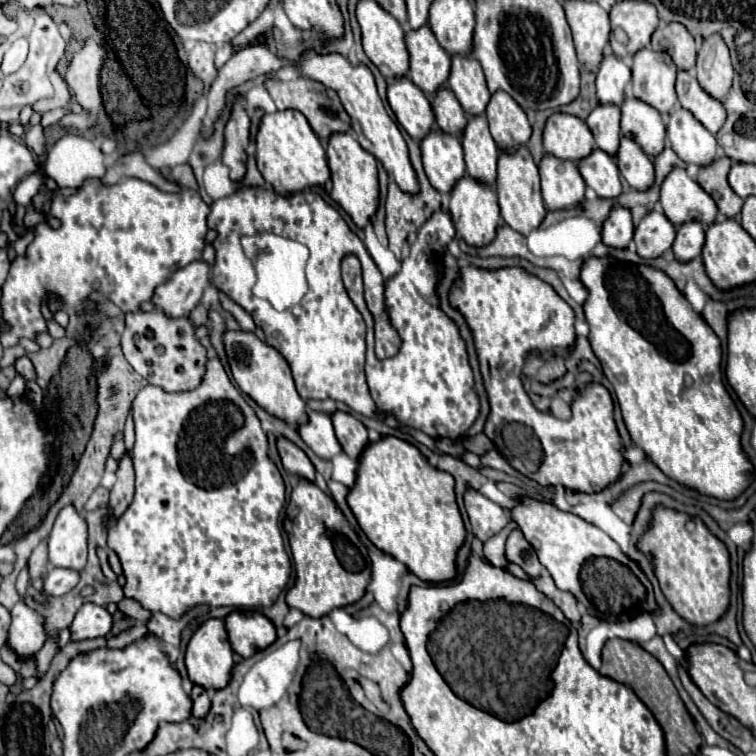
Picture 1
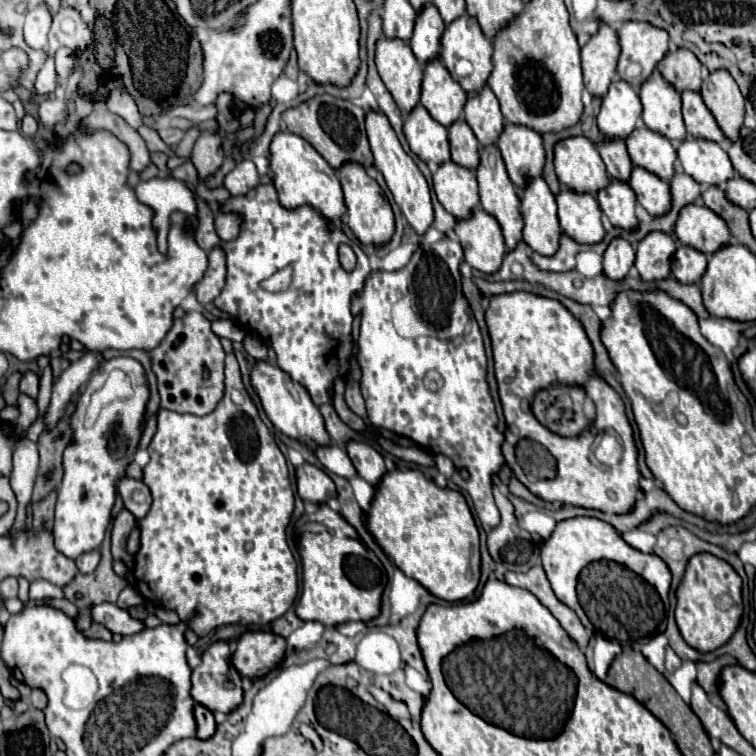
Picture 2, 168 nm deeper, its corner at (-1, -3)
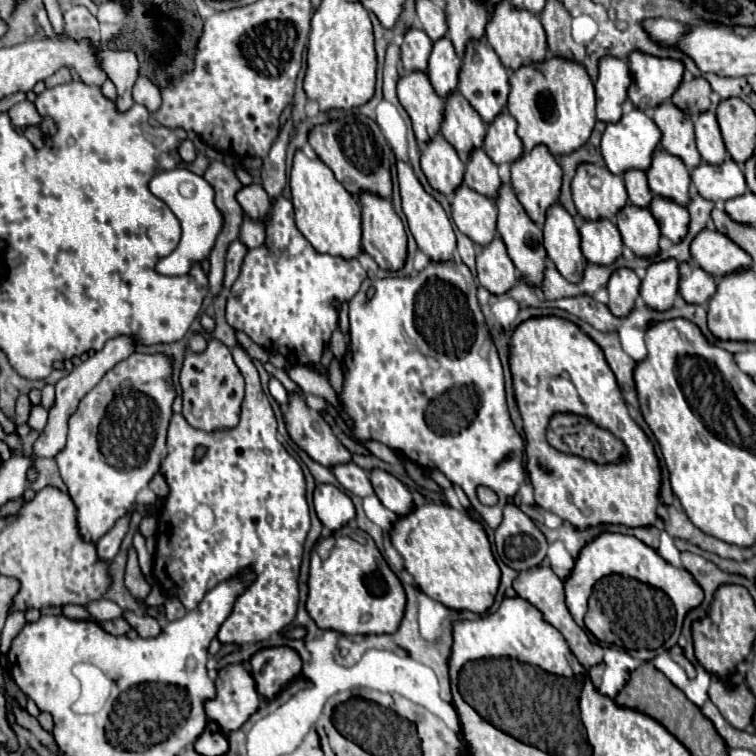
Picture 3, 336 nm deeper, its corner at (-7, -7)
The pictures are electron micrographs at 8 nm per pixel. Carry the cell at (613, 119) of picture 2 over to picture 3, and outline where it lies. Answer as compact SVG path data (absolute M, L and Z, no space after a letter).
M632 106L622 114L622 118L616 124L606 126L606 132L602 136L602 158L606 162L606 168L616 176L622 176L626 170L646 172L650 168L652 154L656 152L660 140L662 140L662 132L654 124L654 120L648 118L642 110Z

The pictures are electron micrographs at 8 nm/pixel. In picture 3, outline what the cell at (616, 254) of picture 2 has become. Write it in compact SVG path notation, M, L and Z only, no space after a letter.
M622 268L620 272L614 272L608 282L610 312L618 318L624 318L626 314L630 314L634 308L634 300L638 298L638 288L640 288L640 280L632 270Z

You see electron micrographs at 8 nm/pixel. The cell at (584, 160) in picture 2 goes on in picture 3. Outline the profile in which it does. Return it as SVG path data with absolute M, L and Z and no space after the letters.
M596 164L578 166L572 180L572 198L584 220L614 218L628 204L622 176Z

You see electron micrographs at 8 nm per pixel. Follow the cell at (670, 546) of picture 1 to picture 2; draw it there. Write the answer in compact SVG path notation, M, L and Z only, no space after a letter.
M694 554L688 560L688 566L684 570L684 578L676 590L676 624L682 632L682 638L702 650L714 650L722 644L726 644L730 640L730 636L734 634L738 622L742 616L742 580L736 574L736 570L732 570L732 566L728 562L720 562L720 558L716 558L714 554Z

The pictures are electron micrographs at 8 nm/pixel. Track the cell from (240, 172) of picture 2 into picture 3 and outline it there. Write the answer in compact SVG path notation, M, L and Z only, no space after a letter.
M260 184L244 186L236 198L238 198L244 214L248 218L252 218L254 222L262 222L262 218L266 218L266 214L270 212L270 198Z

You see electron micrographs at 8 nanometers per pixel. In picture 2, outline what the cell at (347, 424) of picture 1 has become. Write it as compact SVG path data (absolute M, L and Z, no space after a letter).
M348 440L346 450L348 450L348 456L350 456L358 476L362 476L366 482L376 486L380 482L382 474L386 472L382 456L368 442L358 442L358 440Z

